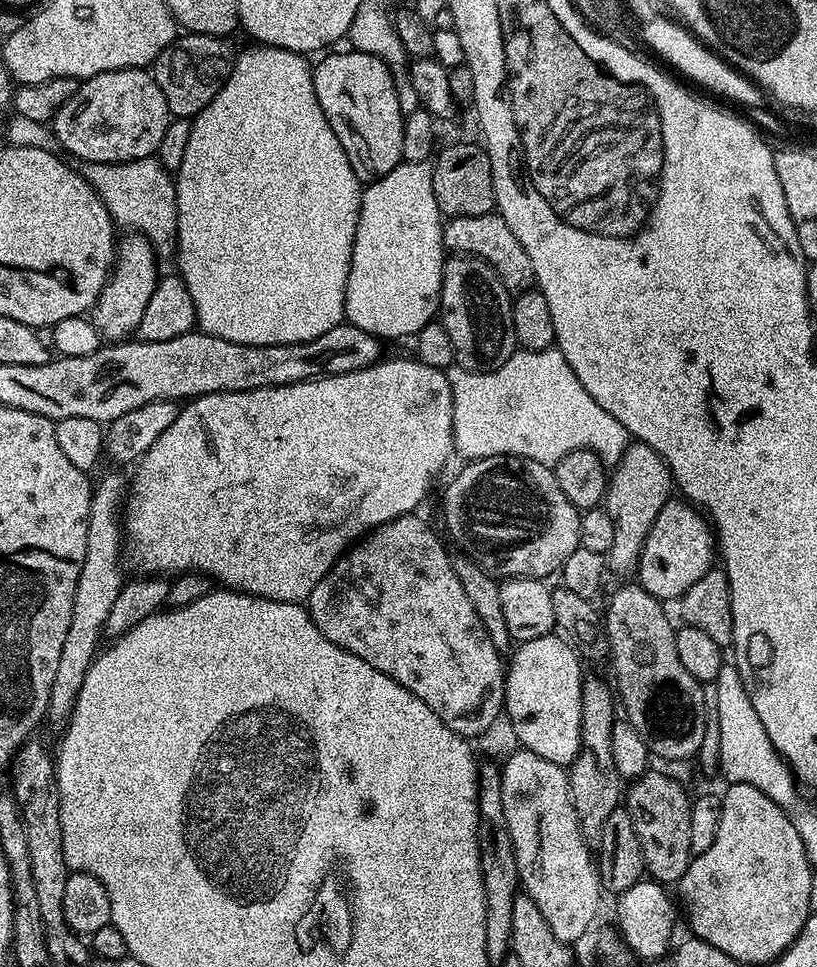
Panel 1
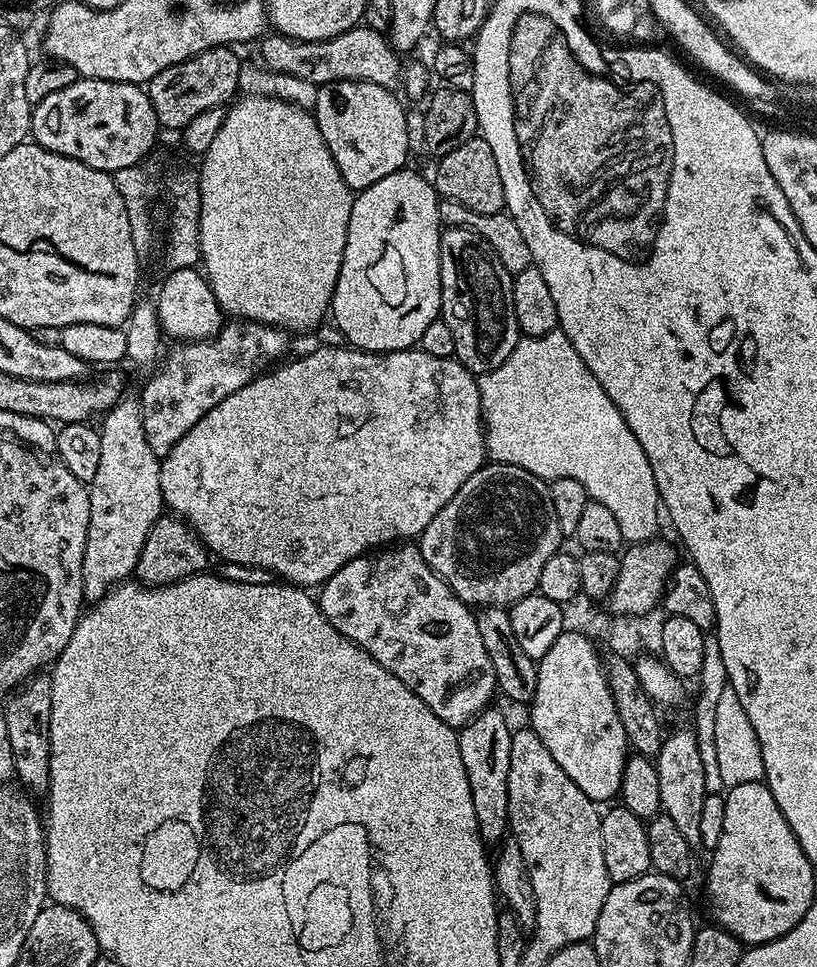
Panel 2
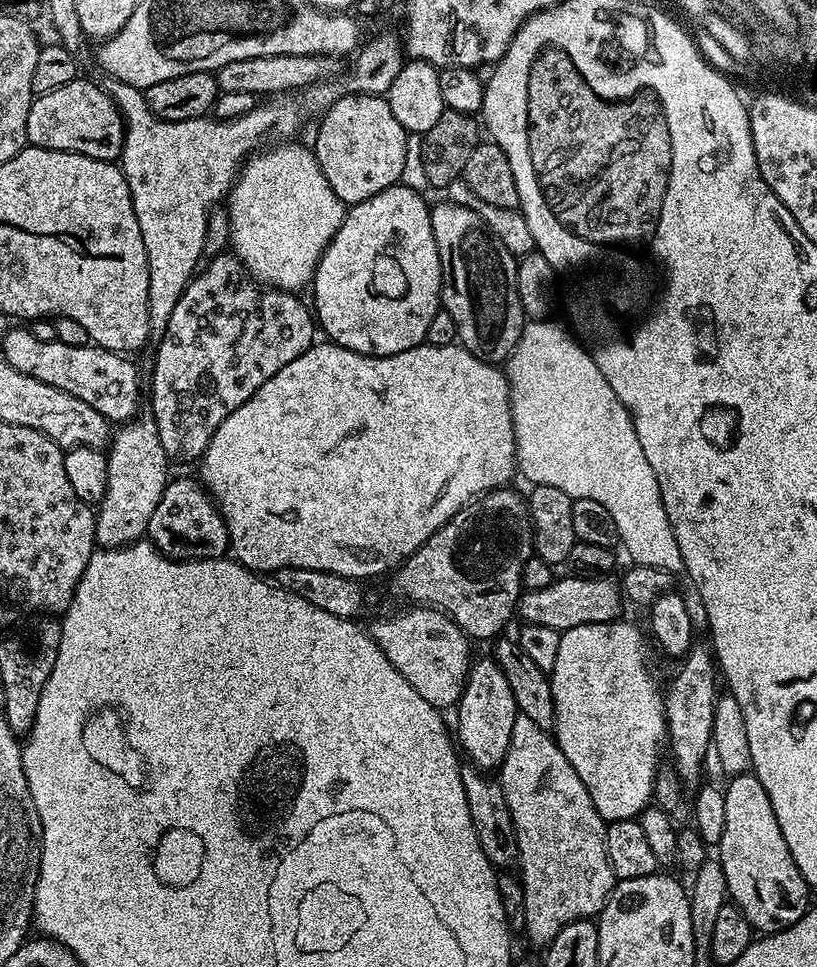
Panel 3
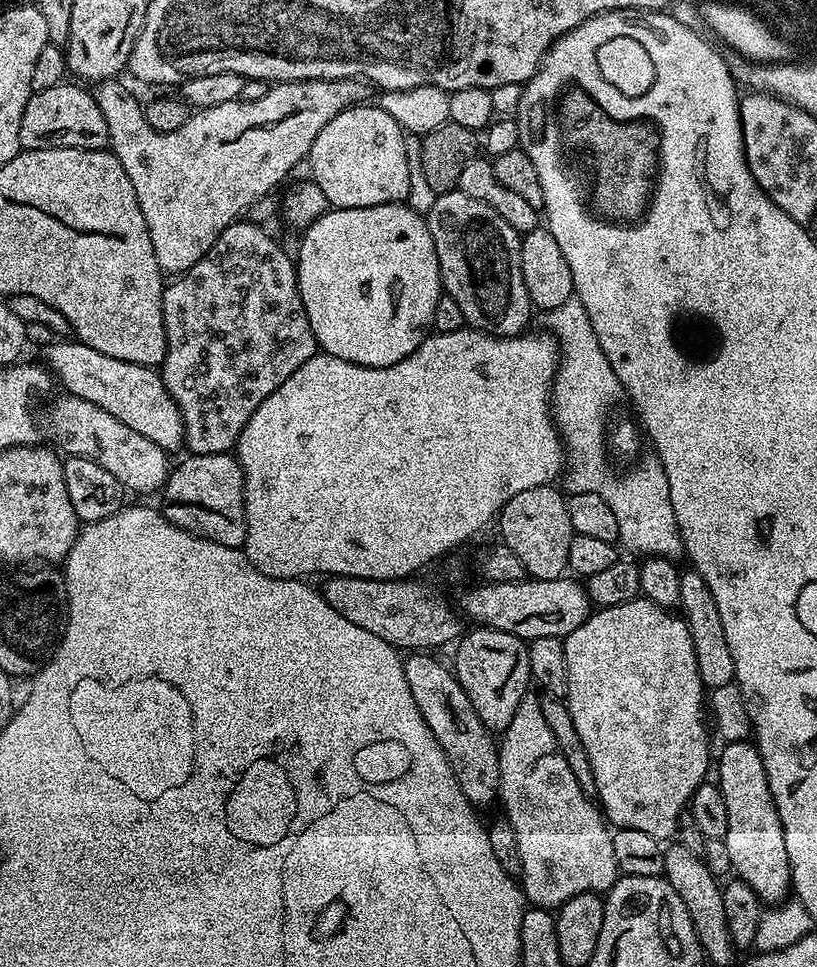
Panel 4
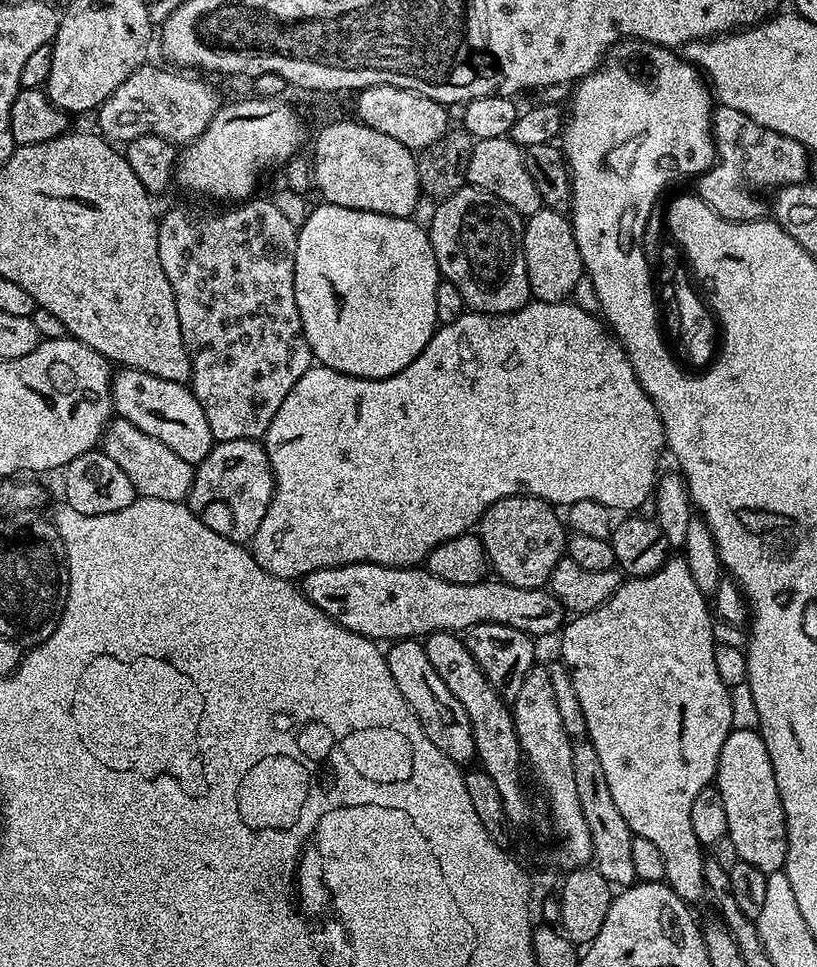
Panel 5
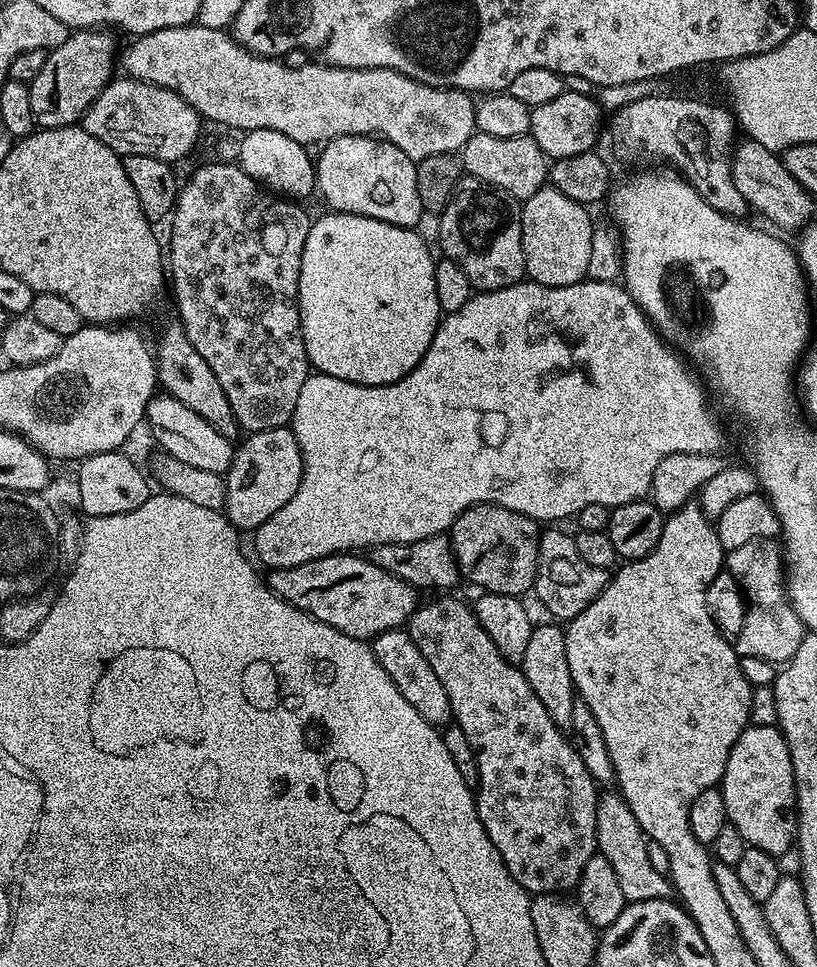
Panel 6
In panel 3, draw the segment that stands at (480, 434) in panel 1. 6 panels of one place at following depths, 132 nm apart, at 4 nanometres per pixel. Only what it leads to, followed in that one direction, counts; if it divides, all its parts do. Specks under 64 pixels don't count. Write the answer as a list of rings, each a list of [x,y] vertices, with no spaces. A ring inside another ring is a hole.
[[[556,318],[528,320],[507,358],[508,397],[512,407],[519,475],[524,475],[529,485],[554,486],[573,500],[591,498],[594,502],[602,502],[618,525],[620,544],[628,551],[633,565],[650,566],[673,574],[683,573],[678,538],[674,538],[670,518],[666,518],[658,478],[654,478],[654,470],[638,443],[632,415],[626,406],[622,406],[618,394],[610,390],[610,382],[606,382],[602,370],[598,370],[591,351],[573,332],[566,325],[559,324]]]

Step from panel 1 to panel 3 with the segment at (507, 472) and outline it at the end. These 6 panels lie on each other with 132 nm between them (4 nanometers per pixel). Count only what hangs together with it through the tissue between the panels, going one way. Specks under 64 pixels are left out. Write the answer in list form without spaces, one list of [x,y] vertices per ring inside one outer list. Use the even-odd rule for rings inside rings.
[[[512,486],[493,488],[491,492],[475,497],[471,504],[459,508],[409,560],[395,569],[391,577],[392,592],[396,596],[405,596],[413,605],[439,608],[473,641],[492,642],[503,633],[500,631],[511,622],[512,616],[514,620],[517,615],[524,583],[522,570],[533,554],[527,499],[519,496]]]

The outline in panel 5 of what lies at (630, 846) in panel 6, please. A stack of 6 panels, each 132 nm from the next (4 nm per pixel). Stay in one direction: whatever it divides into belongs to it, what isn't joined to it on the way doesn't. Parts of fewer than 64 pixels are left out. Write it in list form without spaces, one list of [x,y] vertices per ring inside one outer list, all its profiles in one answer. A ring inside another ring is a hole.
[[[576,742],[572,746],[574,758],[574,787],[578,789],[578,803],[582,806],[582,818],[586,818],[586,826],[590,826],[590,842],[592,843],[592,860],[613,886],[627,886],[637,883],[634,874],[634,861],[630,855],[632,831],[626,826],[626,818],[618,810],[614,797],[610,795],[610,785],[606,783],[606,773],[602,771],[602,762],[598,762],[598,750],[587,742]]]

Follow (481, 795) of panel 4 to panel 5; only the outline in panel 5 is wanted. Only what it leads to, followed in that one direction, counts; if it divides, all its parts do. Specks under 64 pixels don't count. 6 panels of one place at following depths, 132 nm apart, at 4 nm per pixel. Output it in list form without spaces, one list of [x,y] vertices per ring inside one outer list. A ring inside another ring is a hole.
[[[416,638],[397,640],[389,648],[392,649],[387,649],[386,655],[390,678],[394,678],[402,698],[406,698],[410,710],[418,718],[424,736],[430,738],[430,742],[434,742],[434,746],[438,746],[438,750],[442,750],[446,758],[461,766],[471,765],[476,760],[476,746],[470,717],[466,715],[462,702],[458,702],[454,694],[450,694],[446,682],[438,678],[438,670],[430,666],[430,658],[426,658],[423,643]]]

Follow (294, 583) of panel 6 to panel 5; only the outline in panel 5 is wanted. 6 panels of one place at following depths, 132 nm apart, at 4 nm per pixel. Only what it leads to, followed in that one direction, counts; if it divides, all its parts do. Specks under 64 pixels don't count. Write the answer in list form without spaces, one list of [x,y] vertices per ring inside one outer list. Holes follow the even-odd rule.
[[[343,564],[342,566],[334,566],[333,568],[323,568],[322,570],[314,570],[310,574],[306,574],[299,581],[298,587],[304,593],[307,600],[312,600],[314,606],[318,606],[318,610],[325,612],[330,618],[334,618],[334,622],[338,622],[346,630],[350,630],[354,634],[362,634],[367,640],[375,640],[377,642],[395,642],[397,640],[410,640],[413,638],[427,638],[434,632],[455,632],[463,634],[468,629],[473,628],[475,624],[501,624],[502,626],[514,626],[514,630],[522,630],[526,635],[533,638],[541,638],[540,636],[548,636],[559,633],[562,625],[566,620],[566,609],[560,605],[560,600],[551,590],[544,588],[519,588],[518,586],[510,586],[503,584],[499,578],[489,578],[478,582],[477,584],[459,584],[458,582],[446,582],[442,578],[438,578],[434,574],[430,574],[427,567],[413,566],[410,568],[387,568],[381,564]]]

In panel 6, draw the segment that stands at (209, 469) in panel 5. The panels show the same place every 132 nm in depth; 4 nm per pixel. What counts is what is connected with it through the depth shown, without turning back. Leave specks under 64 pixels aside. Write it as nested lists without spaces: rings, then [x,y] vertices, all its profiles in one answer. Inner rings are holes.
[[[291,427],[271,428],[265,432],[253,432],[243,437],[244,445],[232,453],[232,465],[224,476],[226,498],[223,513],[241,533],[251,533],[263,528],[298,490],[304,477],[302,450],[294,438]]]

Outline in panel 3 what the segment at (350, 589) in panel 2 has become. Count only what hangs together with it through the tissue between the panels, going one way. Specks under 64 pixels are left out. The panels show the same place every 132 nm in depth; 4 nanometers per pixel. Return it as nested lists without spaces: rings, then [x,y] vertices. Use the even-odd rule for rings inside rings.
[[[408,606],[405,612],[378,617],[370,627],[370,635],[382,654],[390,658],[394,670],[398,670],[426,702],[438,710],[451,709],[460,703],[474,655],[468,649],[470,637],[445,612],[431,606]]]

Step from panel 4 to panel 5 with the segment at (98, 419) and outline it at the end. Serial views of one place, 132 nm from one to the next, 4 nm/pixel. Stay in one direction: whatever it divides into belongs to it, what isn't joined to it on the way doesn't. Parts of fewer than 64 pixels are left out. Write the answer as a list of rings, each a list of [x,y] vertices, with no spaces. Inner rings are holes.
[[[119,418],[108,421],[102,437],[102,450],[118,467],[126,473],[126,478],[134,482],[137,497],[162,498],[162,502],[184,502],[192,489],[192,473],[194,466],[190,462],[182,462],[170,446],[162,446],[158,438],[150,438],[150,434],[142,434],[138,426]]]

